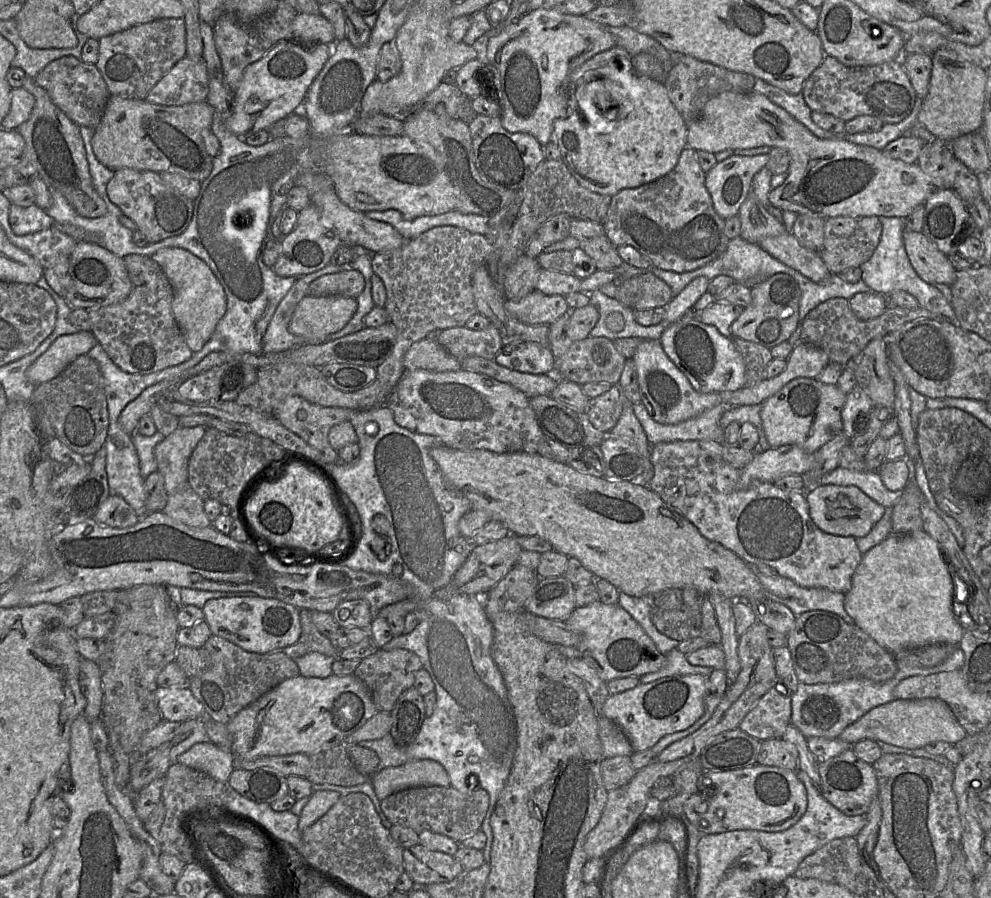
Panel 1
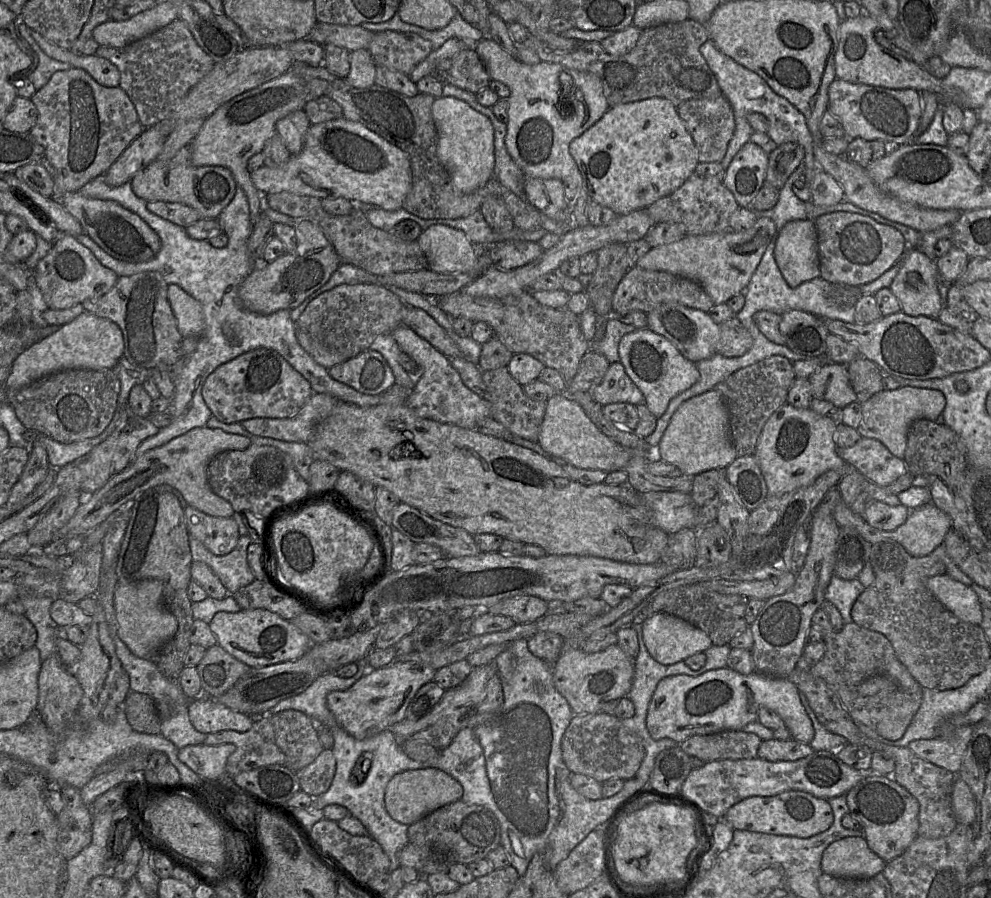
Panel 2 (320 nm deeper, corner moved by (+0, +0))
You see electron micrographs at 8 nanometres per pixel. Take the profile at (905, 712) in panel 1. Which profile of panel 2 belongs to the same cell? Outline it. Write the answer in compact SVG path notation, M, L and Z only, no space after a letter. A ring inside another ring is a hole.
M789 790L774 796L751 796L743 799L729 808L722 819L737 830L809 838L829 829L834 816L827 799L799 790Z

